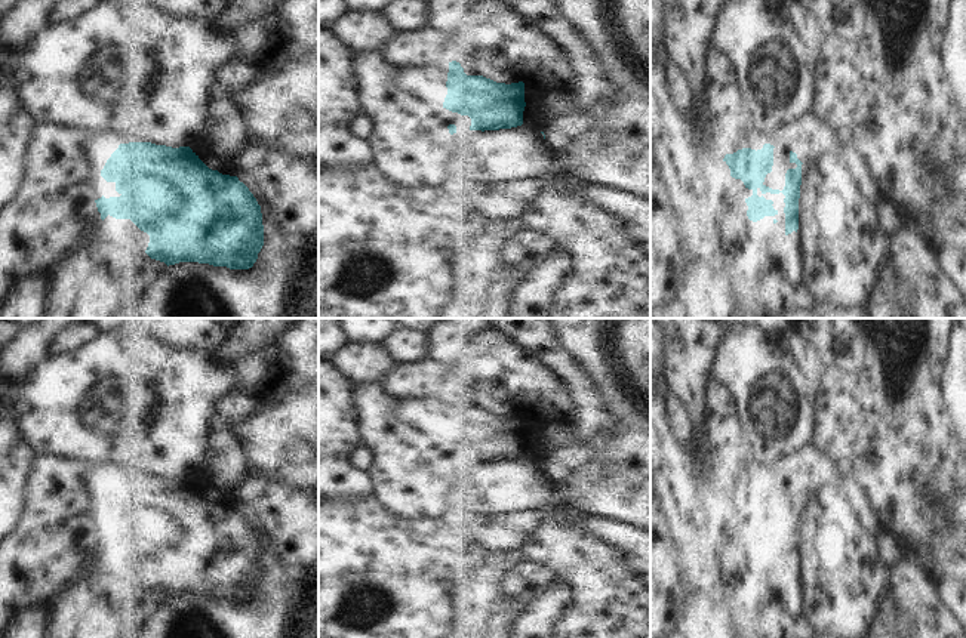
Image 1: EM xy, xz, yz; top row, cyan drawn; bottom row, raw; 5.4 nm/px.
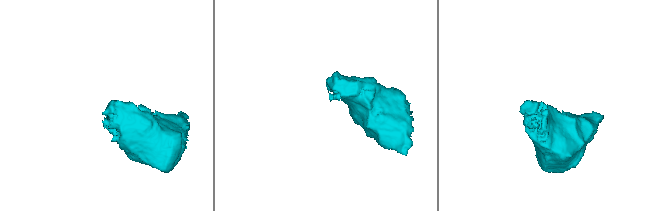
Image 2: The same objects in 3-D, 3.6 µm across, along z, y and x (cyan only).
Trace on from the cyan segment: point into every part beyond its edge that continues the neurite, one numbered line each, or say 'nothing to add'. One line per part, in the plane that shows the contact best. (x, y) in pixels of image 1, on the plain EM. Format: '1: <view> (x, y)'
1: xz (428, 415).

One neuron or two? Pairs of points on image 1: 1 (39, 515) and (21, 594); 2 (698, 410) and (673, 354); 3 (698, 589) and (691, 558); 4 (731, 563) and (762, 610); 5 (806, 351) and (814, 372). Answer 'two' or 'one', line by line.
1: one
2: one
3: one
4: one
5: one

